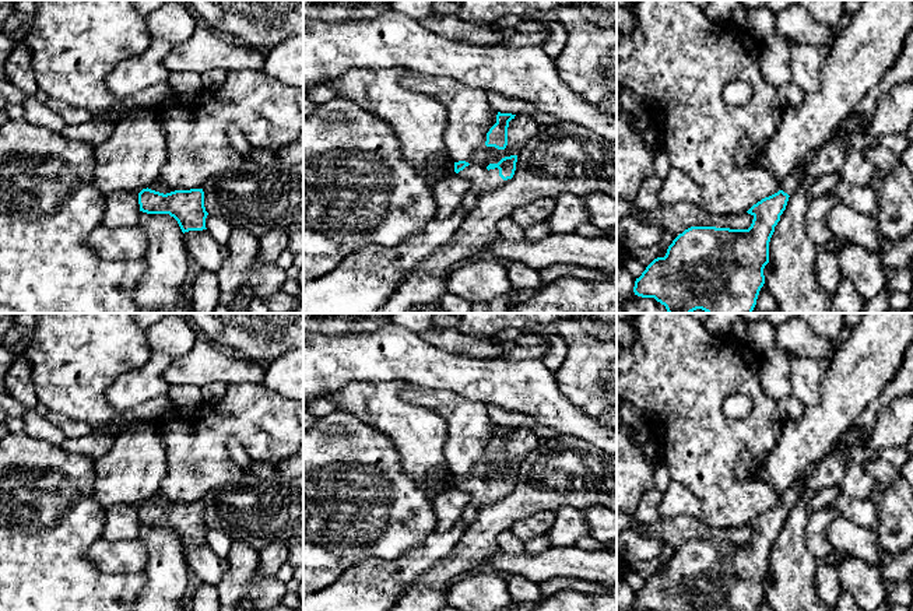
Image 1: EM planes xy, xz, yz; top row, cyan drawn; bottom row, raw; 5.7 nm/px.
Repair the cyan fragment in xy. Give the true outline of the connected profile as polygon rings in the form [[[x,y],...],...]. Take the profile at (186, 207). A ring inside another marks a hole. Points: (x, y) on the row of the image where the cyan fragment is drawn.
[[[158,179],[138,193],[140,211],[147,214],[169,214],[182,232],[203,231],[208,213],[204,207],[203,189],[169,192]]]

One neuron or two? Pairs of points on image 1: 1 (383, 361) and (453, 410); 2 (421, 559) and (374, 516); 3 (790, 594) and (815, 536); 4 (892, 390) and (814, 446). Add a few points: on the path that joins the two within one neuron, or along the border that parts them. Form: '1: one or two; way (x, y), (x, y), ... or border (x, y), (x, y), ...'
1: two; border (404, 381), (411, 381), (425, 387), (449, 390)
2: two; border (434, 530), (411, 552), (394, 559), (380, 559)
3: two; border (807, 519), (806, 547), (818, 559)
4: two; border (887, 385), (850, 427)

